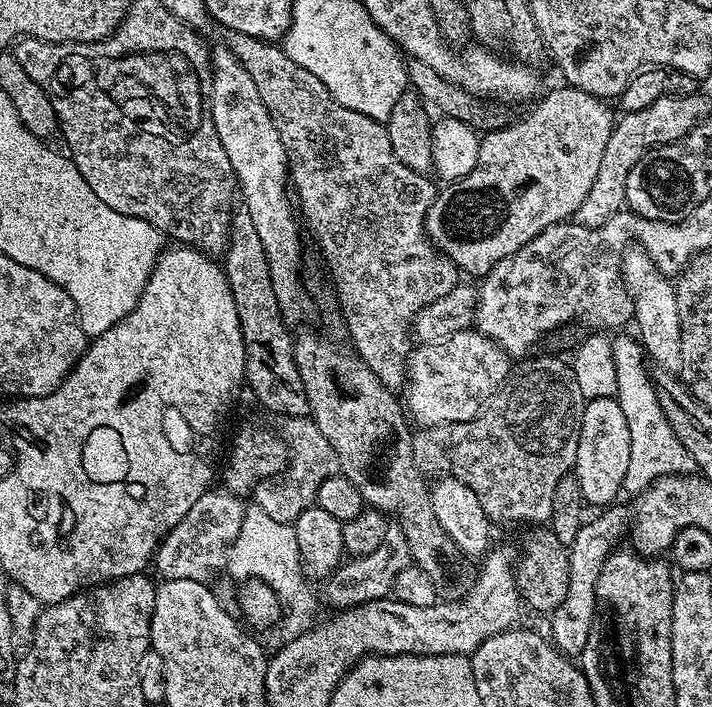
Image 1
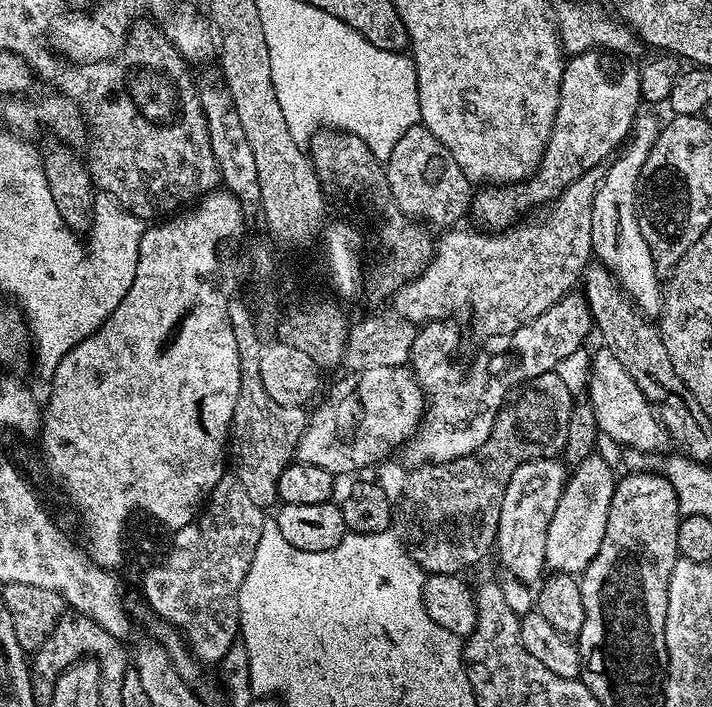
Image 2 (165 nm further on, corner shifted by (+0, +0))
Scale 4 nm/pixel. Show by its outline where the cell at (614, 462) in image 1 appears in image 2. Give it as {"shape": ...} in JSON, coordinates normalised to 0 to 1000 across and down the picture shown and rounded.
{"shape":[[[833,639],[802,666],[794,680],[789,704],[784,704],[778,733],[772,733],[772,750],[767,750],[764,795],[777,810],[795,809],[809,815],[819,810],[833,792],[846,769],[864,690],[865,670],[838,641]]]}

